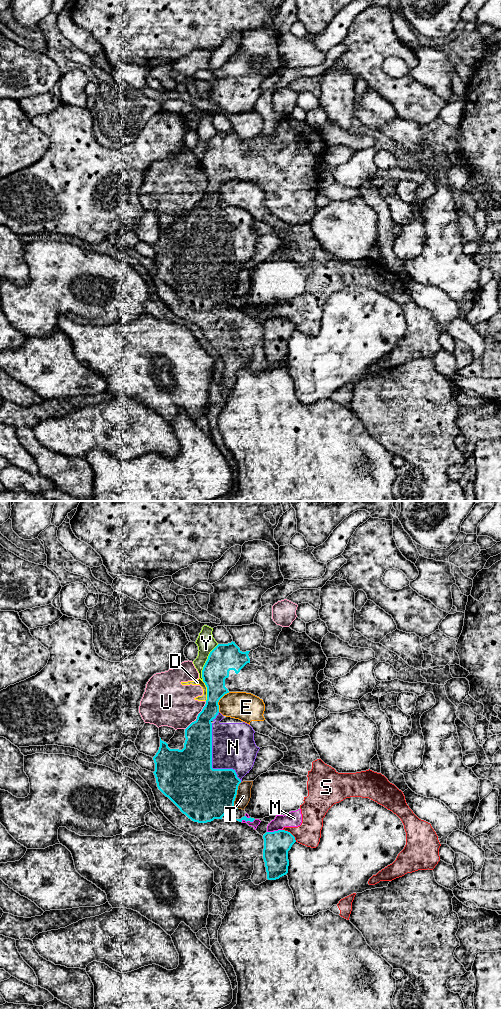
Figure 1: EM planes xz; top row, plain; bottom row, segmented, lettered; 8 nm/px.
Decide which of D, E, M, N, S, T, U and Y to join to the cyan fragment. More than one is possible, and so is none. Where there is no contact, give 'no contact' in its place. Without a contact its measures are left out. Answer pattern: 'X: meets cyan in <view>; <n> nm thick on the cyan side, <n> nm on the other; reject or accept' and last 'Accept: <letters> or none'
D: meets cyan in xz; 200 nm thick on the cyan side, 50 nm on the other; reject
E: meets cyan in xz; 200 nm thick on the cyan side, 220 nm on the other; reject
M: meets cyan in xz; 200 nm thick on the cyan side, 130 nm on the other; reject
N: meets cyan in xz; 440 nm thick on the cyan side, 360 nm on the other; accept
S: meets cyan in xz; 200 nm thick on the cyan side, 190 nm on the other; reject
T: meets cyan in xz; 420 nm thick on the cyan side, 120 nm on the other; reject
U: meets cyan in xz; 220 nm thick on the cyan side, 360 nm on the other; reject
Y: meets cyan in xz; 220 nm thick on the cyan side, 150 nm on the other; reject
Accept: N

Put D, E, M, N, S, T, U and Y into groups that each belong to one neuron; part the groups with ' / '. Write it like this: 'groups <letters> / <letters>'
groups D U / E M S / N / T / Y

